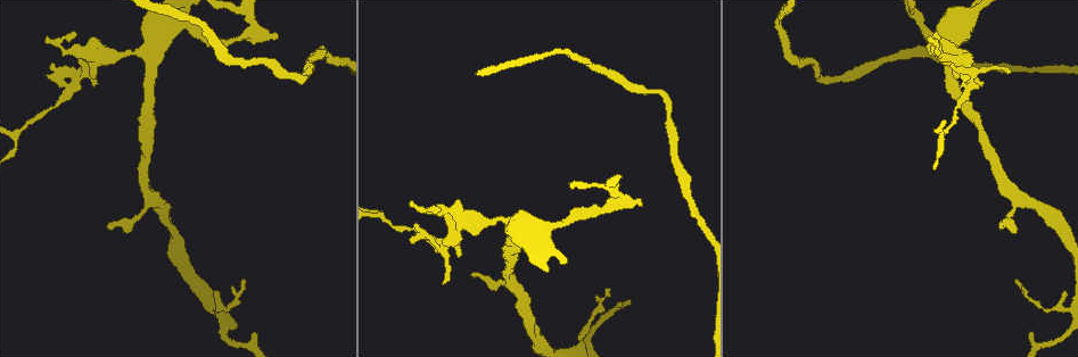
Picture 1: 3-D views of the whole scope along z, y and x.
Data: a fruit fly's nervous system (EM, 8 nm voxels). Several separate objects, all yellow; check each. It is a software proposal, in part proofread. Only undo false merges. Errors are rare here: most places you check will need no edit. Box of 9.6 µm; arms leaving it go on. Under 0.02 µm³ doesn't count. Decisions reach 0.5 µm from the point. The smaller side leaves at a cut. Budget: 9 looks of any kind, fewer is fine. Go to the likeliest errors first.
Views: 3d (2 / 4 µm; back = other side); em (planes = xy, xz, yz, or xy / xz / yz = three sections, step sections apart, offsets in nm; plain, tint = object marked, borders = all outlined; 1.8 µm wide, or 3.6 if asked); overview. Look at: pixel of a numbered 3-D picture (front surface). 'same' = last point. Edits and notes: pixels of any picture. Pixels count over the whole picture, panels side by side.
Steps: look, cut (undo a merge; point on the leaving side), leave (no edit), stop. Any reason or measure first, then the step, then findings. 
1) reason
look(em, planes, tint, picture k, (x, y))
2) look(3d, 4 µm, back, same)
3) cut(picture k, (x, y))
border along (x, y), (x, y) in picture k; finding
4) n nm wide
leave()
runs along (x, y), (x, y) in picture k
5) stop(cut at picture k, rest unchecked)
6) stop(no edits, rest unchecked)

sudden change in width
look(3d, 2 µm, picture 1, (101, 56))

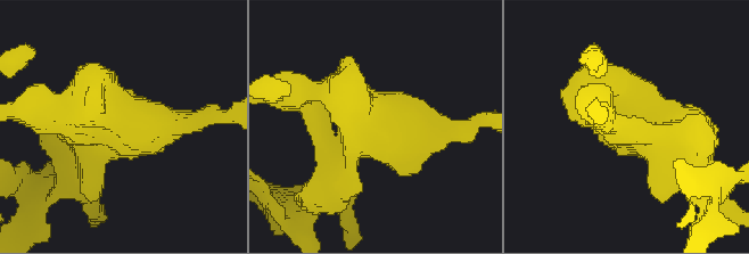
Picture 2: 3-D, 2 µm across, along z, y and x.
look(em, xz, step 8, tint, picture 2, (117, 126))

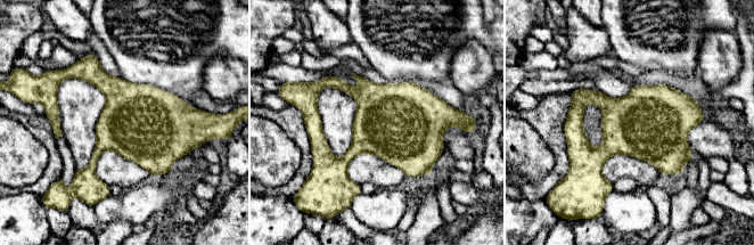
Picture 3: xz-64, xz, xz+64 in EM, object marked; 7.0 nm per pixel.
cut it another way
look(em, xy, step 8, tint, same)

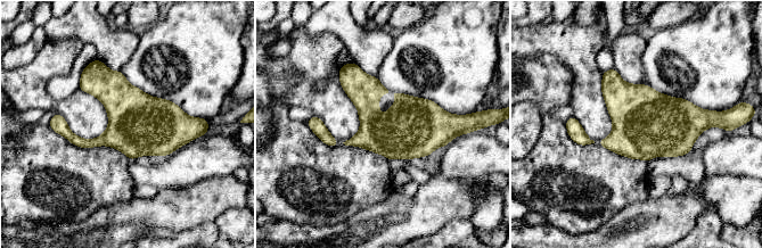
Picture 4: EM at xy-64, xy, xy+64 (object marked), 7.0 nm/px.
leave()
continuous, no second neuron

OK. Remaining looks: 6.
sharp bend
look(3d, 2 µm, picture 1, (1063, 311))

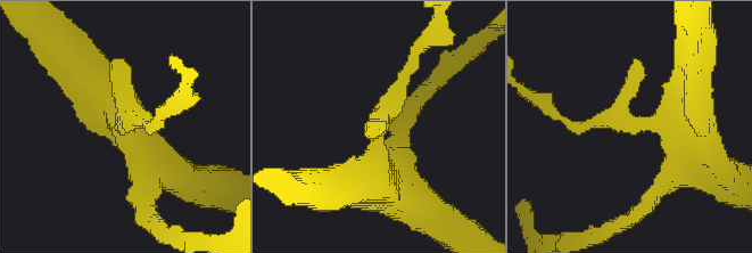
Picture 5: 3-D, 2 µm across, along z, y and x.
look(em, planes, tint, picture 5, (632, 123))

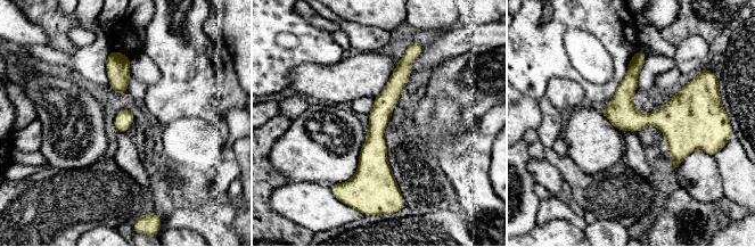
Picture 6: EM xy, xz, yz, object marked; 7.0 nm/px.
leave()
runs along (408, 58), (378, 117), (374, 188) in picture 6; continuous, no second neuron

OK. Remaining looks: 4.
sharp bend
look(em, xy, step 4, tint, picture 1, (15, 134))

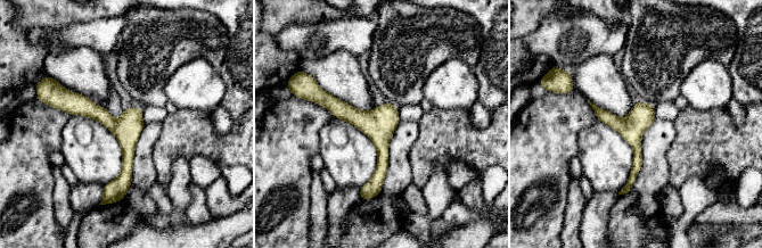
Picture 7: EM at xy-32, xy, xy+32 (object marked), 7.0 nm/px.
cut it another way
look(em, planes, borders, same)

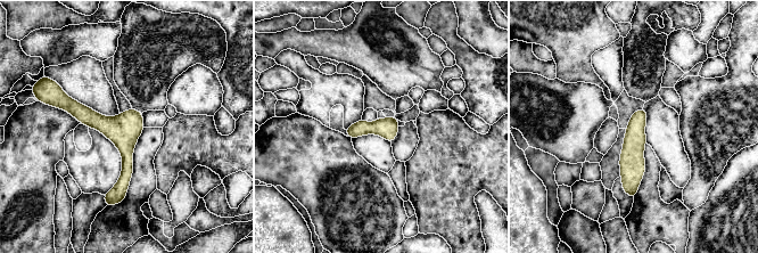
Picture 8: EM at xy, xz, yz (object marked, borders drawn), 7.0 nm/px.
leave()
runs along (66, 98), (126, 146), (121, 196) in picture 8; continuous, no second neuron

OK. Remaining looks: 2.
arms part here
look(em, 3.6 µm, planes, tint, picture 1, (615, 199))

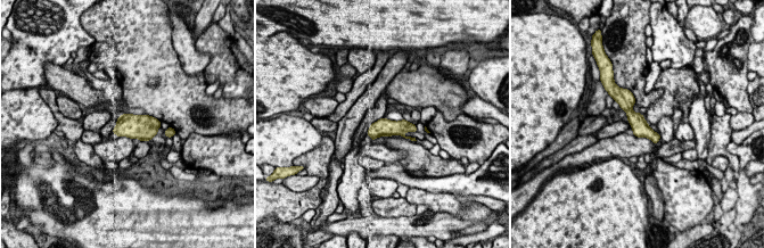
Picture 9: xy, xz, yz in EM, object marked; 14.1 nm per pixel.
240 nm wide
leave()
runs along (627, 94), (631, 115), (655, 139) in picture 9; continuous, no second neuron

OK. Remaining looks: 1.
stop(no edits, rest unchecked)

